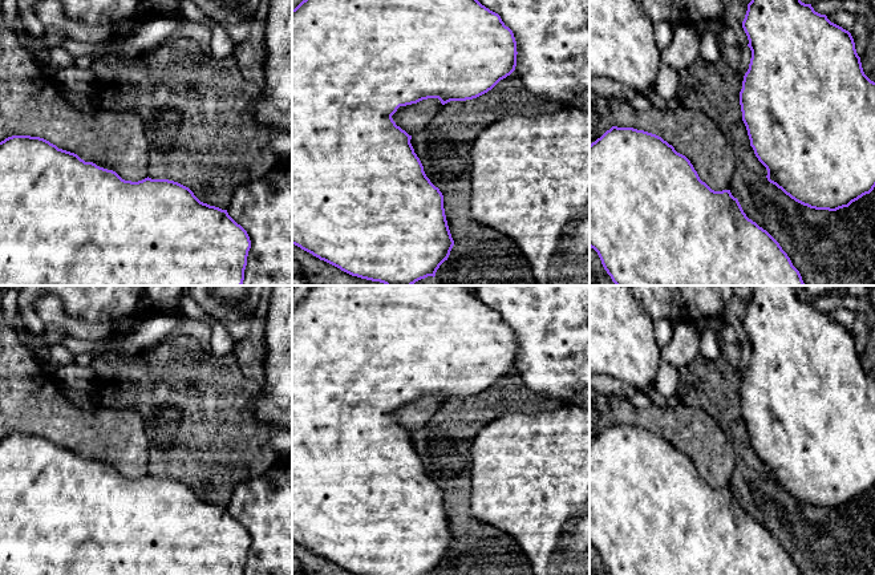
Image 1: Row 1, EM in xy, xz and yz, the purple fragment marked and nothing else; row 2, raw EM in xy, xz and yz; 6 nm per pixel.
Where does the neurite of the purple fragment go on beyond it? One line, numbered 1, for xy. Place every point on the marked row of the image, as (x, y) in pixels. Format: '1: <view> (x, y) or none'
1: none

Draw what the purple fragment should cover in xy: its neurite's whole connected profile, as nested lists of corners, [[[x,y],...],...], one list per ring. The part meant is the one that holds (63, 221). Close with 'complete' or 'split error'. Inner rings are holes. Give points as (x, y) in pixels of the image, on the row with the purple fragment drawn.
[[[12,135],[0,142],[0,286],[242,286],[251,240],[227,212],[200,202],[174,181],[125,181],[116,171],[85,162],[40,137]]]; complete

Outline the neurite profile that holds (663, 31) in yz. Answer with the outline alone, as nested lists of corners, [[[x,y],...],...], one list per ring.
[[[660,21],[653,27],[655,27],[655,42],[657,45],[657,49],[663,52],[672,42],[673,31],[676,25],[668,21]]]

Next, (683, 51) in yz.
[[[677,24],[672,42],[661,52],[661,64],[678,72],[688,69],[700,56],[700,37],[692,25]]]

